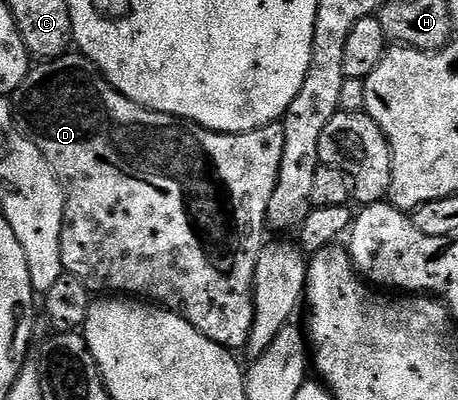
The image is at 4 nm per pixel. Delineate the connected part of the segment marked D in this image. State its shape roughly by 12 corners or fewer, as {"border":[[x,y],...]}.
{"border":[[78,52],[17,114],[61,264],[242,351],[282,121],[218,134]]}

